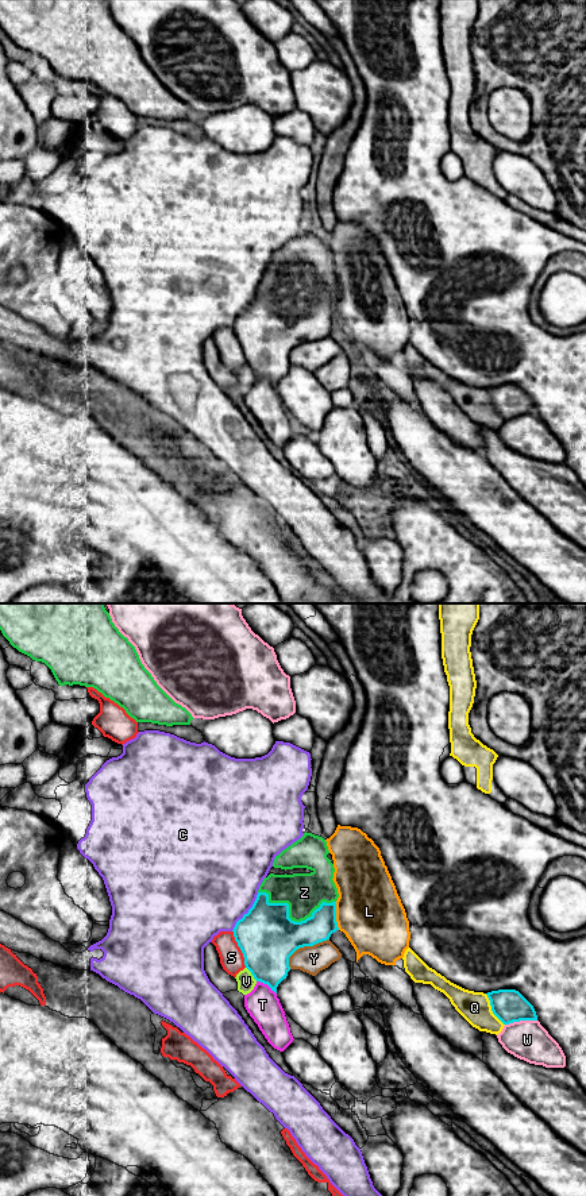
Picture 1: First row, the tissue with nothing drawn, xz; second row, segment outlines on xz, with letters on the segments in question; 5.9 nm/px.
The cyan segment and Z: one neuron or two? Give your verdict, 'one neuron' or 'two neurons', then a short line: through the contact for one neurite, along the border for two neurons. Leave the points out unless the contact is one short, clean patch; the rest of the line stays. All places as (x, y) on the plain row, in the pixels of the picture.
one neuron

